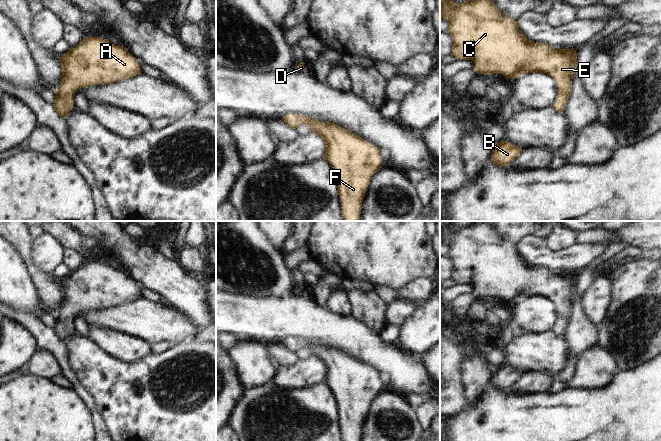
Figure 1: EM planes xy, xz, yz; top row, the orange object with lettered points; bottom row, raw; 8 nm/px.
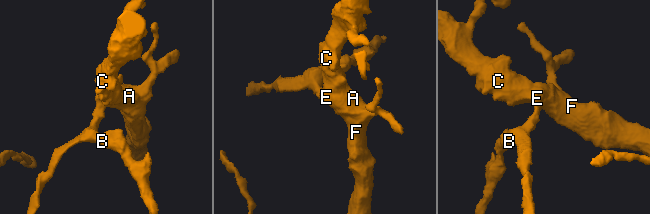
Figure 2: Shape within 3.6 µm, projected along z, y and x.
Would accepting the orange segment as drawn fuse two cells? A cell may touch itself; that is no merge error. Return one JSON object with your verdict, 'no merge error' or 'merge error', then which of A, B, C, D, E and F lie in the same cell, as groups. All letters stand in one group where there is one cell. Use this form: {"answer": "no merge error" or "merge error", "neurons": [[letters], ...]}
{"answer": "no merge error", "neurons": [["A", "B", "C", "D", "E", "F"]]}

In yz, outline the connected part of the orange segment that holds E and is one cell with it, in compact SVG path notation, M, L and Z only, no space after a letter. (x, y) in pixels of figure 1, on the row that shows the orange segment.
M441 0L440 18L449 23L448 33L453 39L452 54L456 60L472 60L477 74L502 74L507 80L515 80L529 73L546 73L559 87L557 99L552 107L557 111L565 111L572 93L571 79L577 67L575 50L554 49L549 44L530 41L519 29L518 21L500 12L492 0L468 0L461 4L456 4L454 0Z

